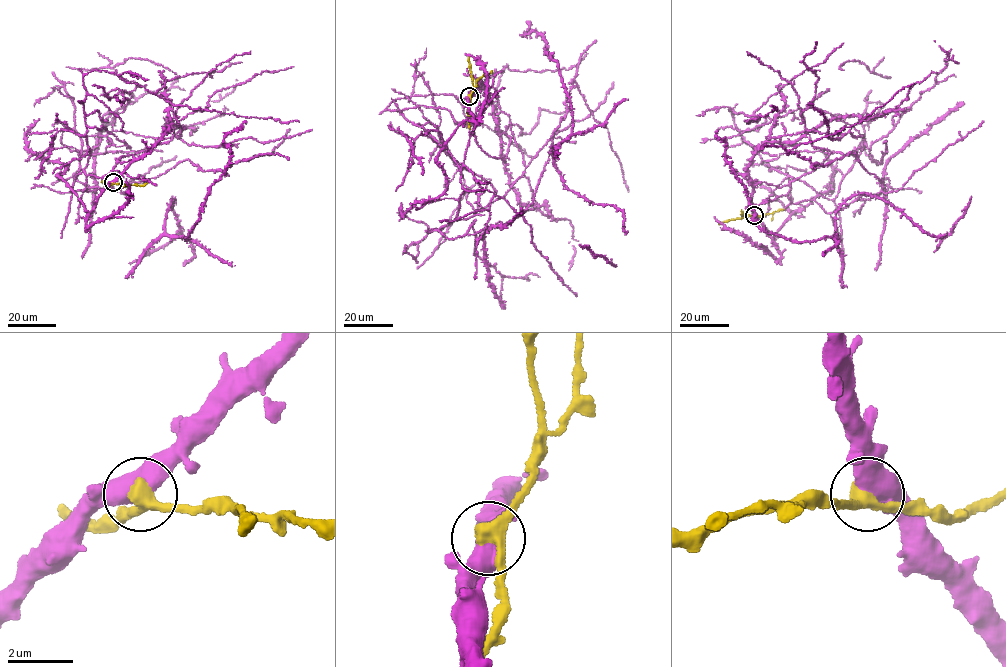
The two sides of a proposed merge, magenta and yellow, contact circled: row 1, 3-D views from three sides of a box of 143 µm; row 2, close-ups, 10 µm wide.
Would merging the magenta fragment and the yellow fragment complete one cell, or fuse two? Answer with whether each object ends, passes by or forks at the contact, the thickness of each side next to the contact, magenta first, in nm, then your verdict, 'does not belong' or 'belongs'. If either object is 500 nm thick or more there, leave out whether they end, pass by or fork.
calibres 500 and 400 nm; belongs

